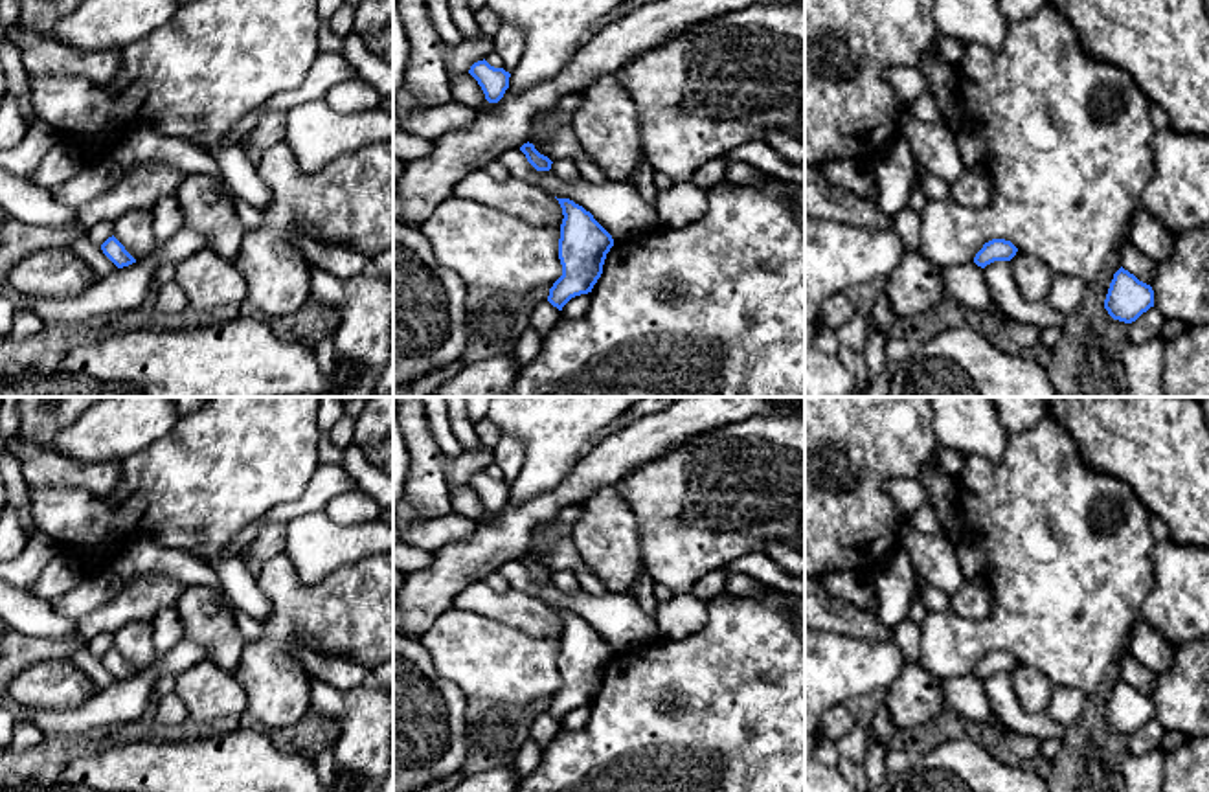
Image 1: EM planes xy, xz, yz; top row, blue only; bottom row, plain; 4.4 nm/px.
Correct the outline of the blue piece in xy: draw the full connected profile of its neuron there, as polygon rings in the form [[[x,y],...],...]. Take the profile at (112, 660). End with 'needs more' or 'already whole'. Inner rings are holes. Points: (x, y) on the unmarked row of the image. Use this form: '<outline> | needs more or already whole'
[[[114,647],[101,656],[101,662],[118,680],[136,674],[136,671],[125,662],[125,658]]] | already whole

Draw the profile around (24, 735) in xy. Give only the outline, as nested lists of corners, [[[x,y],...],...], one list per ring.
[[[15,722],[11,748],[20,752],[28,750],[42,741],[44,733],[31,722]]]

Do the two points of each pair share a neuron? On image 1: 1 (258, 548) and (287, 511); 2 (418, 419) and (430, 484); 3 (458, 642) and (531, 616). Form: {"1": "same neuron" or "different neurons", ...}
{"1": "different neurons", "2": "same neuron", "3": "different neurons"}

